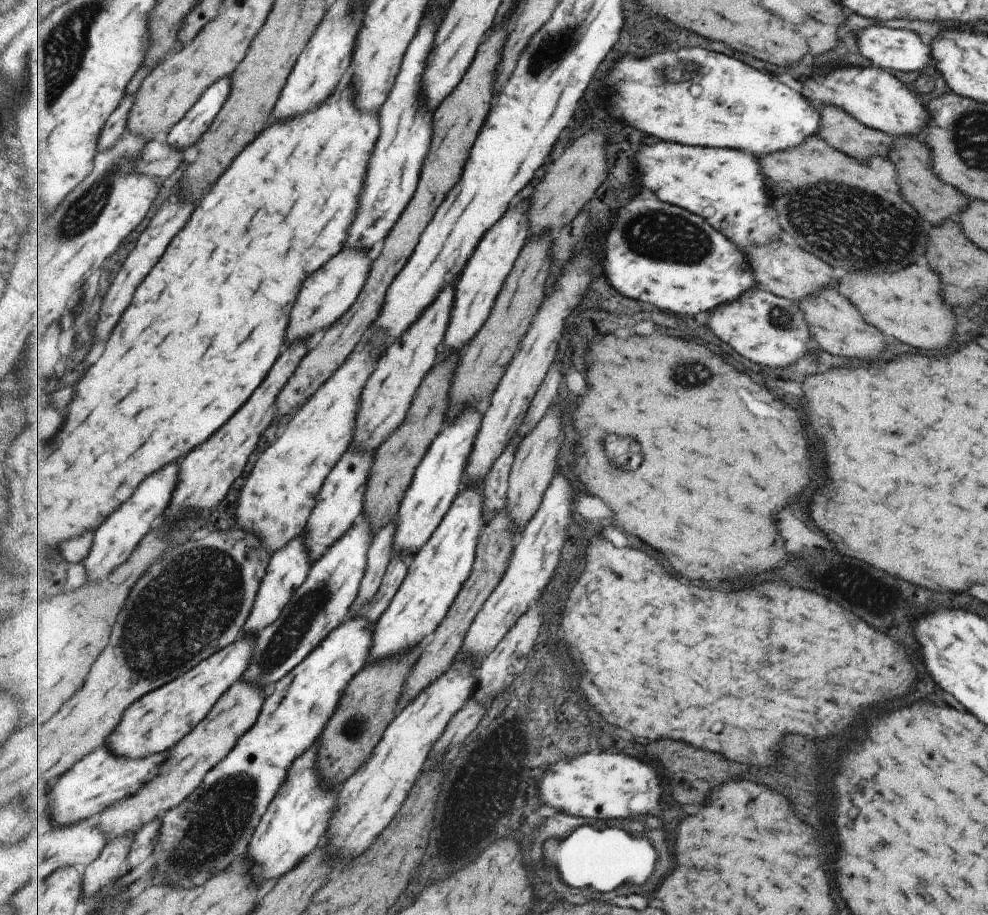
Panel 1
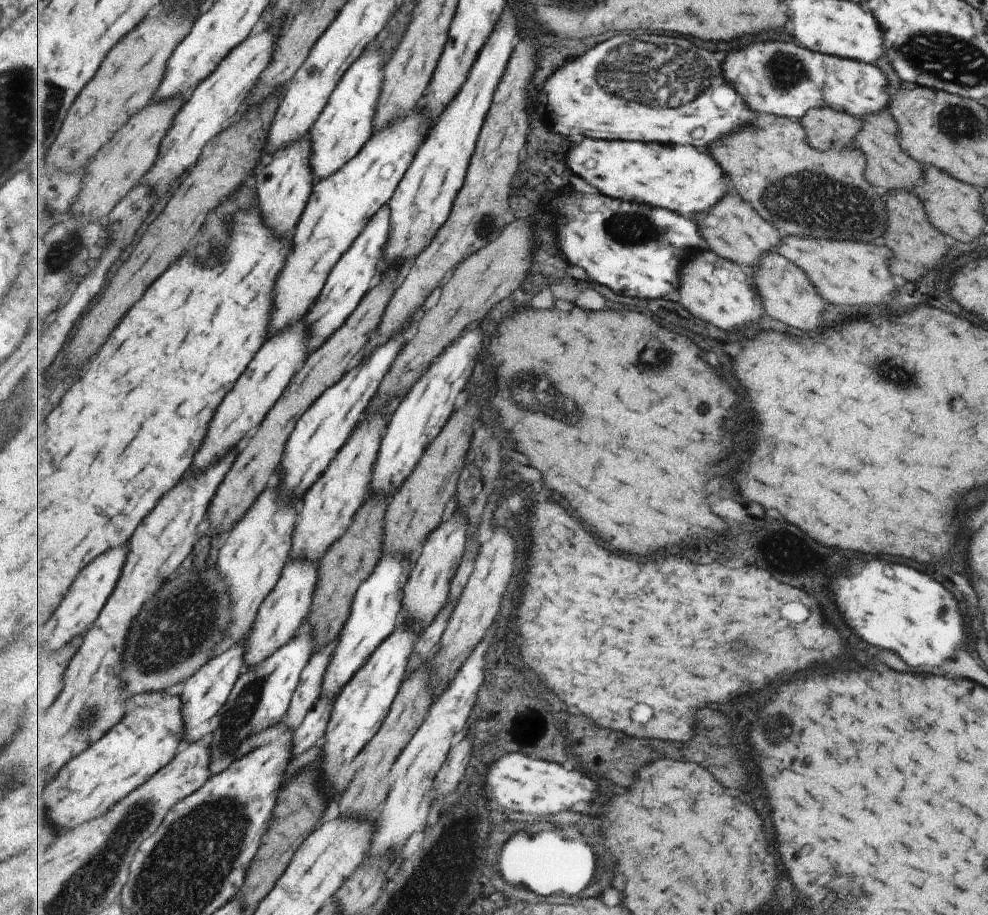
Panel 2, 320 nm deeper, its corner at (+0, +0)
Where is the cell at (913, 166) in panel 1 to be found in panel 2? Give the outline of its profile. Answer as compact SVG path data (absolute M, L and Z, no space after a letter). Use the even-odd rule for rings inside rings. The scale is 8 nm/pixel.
M883 107L876 113L867 113L861 119L862 125L851 139L850 147L859 149L865 157L864 179L873 186L881 186L883 190L897 190L905 188L912 190L915 182L918 182L923 174L921 164L914 161L900 146L896 138L898 128L891 118L887 107Z

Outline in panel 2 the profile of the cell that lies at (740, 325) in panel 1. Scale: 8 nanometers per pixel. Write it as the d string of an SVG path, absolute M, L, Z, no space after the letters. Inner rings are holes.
M707 248L682 264L683 278L678 288L681 304L697 318L717 324L723 330L745 328L751 322L761 320L767 314L753 276L745 274L736 262L724 259L713 249Z

